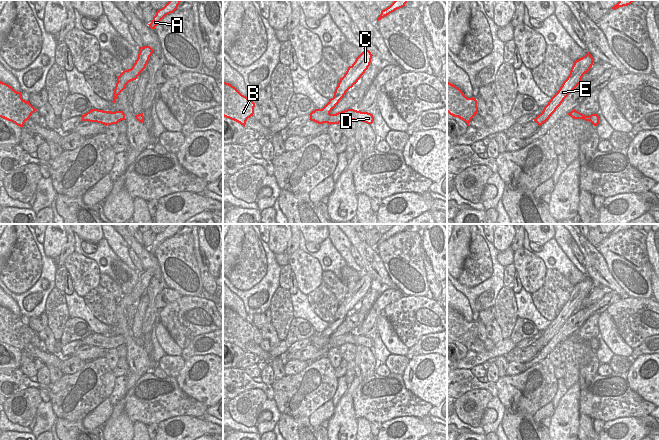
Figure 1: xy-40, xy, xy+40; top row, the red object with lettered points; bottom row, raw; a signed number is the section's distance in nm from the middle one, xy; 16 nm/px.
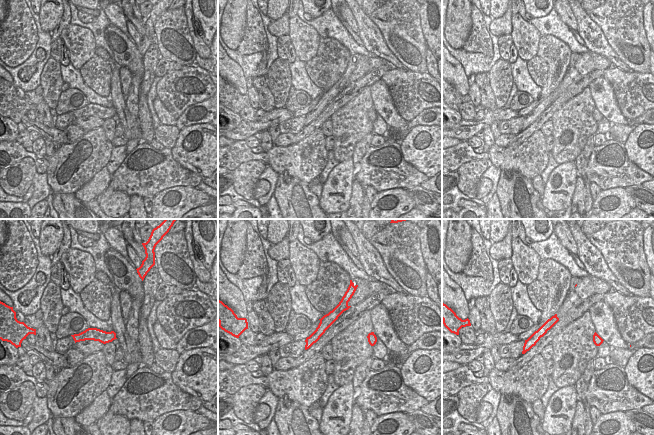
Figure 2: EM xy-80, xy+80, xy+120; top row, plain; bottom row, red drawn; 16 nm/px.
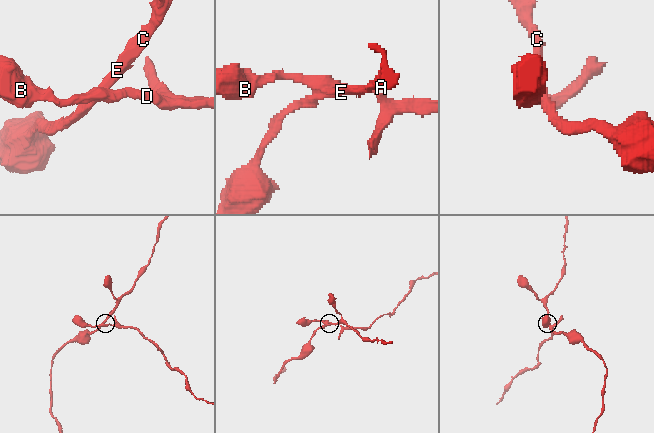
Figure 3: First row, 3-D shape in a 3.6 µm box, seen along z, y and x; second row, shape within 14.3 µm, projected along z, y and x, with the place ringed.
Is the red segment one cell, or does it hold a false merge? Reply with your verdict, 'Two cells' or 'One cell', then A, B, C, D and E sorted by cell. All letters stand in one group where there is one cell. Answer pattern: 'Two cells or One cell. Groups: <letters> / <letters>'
Two cells. Groups: A C E / B D.

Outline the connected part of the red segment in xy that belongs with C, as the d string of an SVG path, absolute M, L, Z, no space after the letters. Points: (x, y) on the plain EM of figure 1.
M365 271L363 273L364 275L356 282L355 286L348 291L344 300L340 302L334 320L329 323L329 326L322 333L320 333L321 337L330 338L339 325L344 321L346 316L358 306L370 290L373 279Z

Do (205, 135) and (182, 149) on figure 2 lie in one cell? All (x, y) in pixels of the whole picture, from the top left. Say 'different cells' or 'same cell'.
same cell

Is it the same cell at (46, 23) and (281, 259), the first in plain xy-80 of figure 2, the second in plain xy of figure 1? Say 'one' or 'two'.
two

